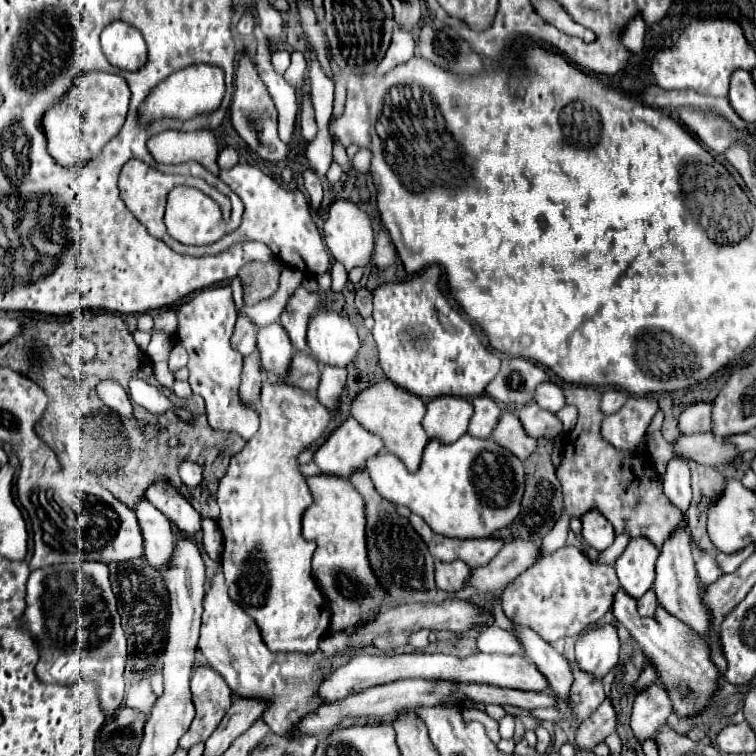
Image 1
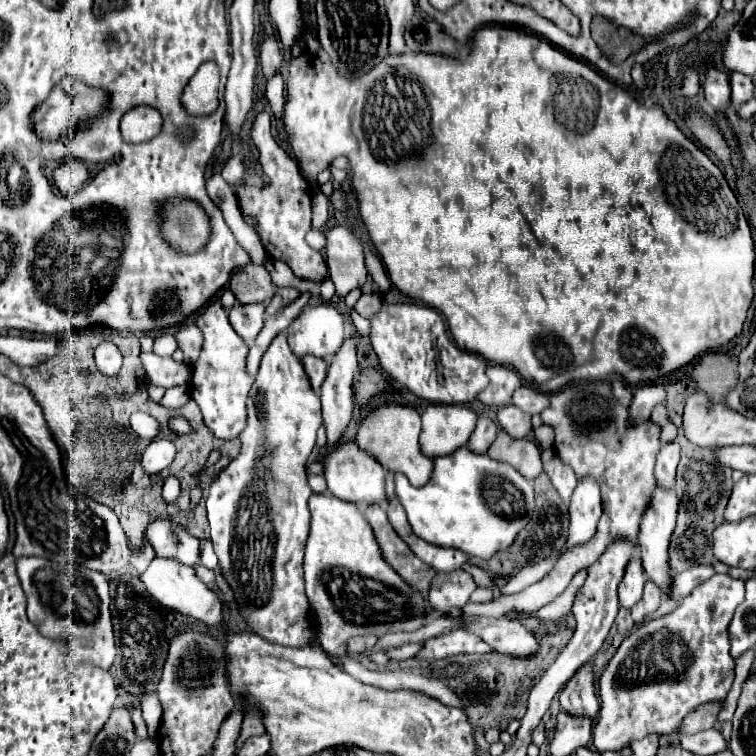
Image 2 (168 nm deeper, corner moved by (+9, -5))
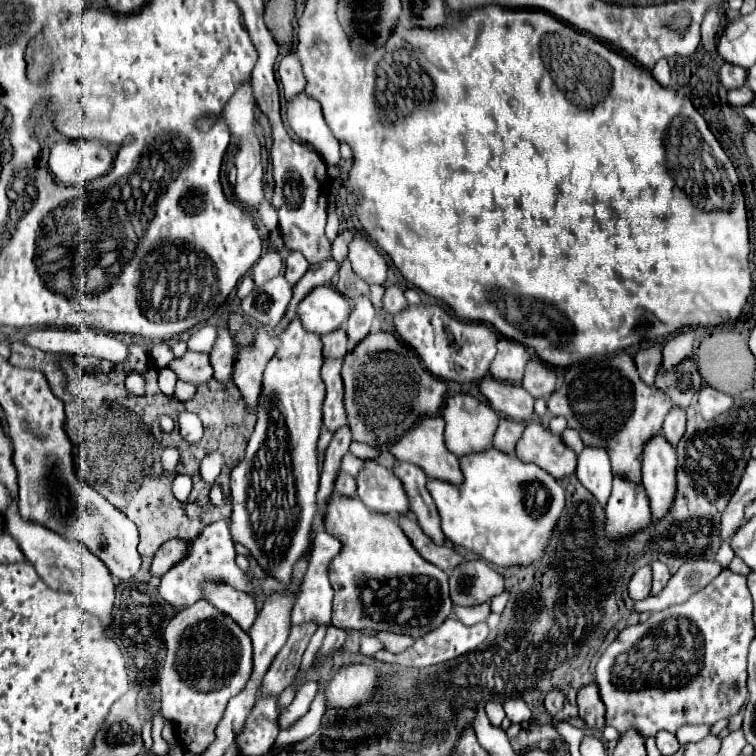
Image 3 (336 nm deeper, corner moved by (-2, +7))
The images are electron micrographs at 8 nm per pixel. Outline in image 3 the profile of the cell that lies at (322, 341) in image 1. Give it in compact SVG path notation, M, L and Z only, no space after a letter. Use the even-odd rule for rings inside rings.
M330 286L314 288L298 304L298 318L302 320L304 328L318 336L342 328L348 316L350 316L348 300L336 288Z

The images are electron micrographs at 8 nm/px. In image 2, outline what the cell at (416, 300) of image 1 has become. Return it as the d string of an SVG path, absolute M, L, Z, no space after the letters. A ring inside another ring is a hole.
M383 304L371 322L371 344L381 368L413 394L435 404L467 404L487 388L487 362L479 354L459 350L445 328L443 316L419 304Z

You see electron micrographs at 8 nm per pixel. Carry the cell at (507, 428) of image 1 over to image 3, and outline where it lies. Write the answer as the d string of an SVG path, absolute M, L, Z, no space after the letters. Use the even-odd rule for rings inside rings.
M530 422L526 426L524 434L516 442L514 454L524 462L540 466L558 480L576 470L576 454L564 446L560 436L554 436L538 422Z

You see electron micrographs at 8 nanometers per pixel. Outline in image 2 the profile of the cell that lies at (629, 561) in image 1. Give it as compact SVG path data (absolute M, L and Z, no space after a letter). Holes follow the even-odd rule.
M633 558L629 562L629 568L625 570L625 576L619 588L619 604L623 608L635 606L643 596L643 586L645 586L645 570L641 568L641 560Z

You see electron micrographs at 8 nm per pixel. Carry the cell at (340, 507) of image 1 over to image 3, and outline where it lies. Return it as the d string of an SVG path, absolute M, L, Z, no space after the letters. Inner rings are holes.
M332 494L324 512L324 530L342 544L328 570L334 588L332 626L344 630L388 630L420 638L450 616L448 576L414 550L396 516L372 512L356 496Z

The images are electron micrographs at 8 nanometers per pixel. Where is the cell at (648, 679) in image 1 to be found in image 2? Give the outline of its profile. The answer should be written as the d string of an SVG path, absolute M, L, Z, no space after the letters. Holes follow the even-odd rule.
M715 574L705 584L699 584L677 610L641 624L621 642L597 680L601 712L593 726L593 746L597 746L599 752L621 752L623 748L631 746L637 740L643 740L649 734L669 736L673 732L679 732L683 718L697 706L725 700L735 678L735 660L729 652L729 624L737 606L743 602L743 596L743 580L735 580L729 574Z

